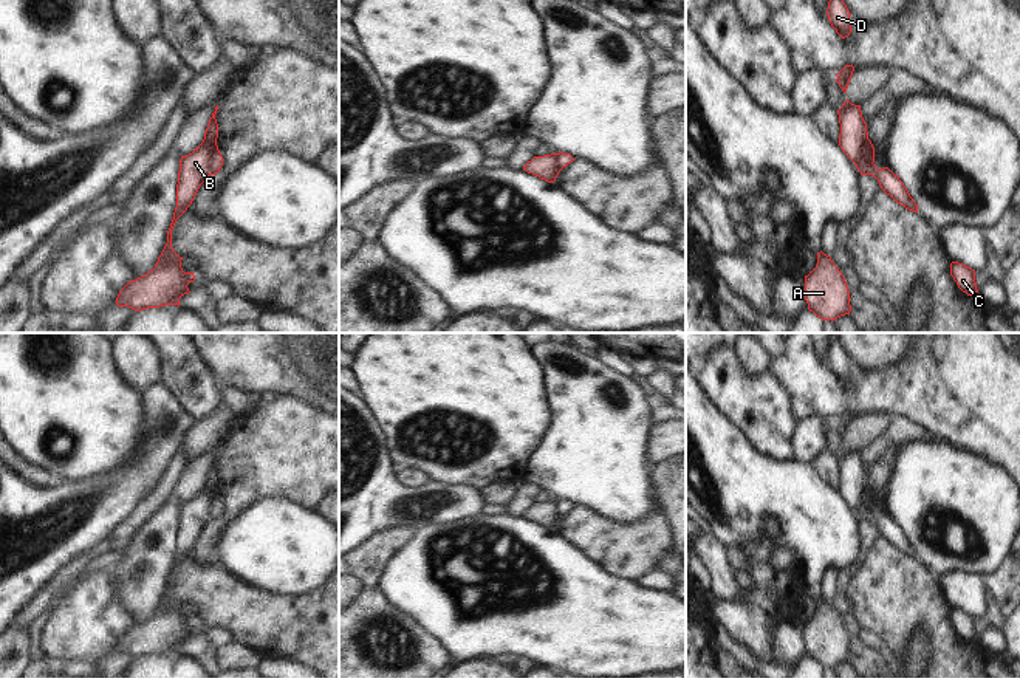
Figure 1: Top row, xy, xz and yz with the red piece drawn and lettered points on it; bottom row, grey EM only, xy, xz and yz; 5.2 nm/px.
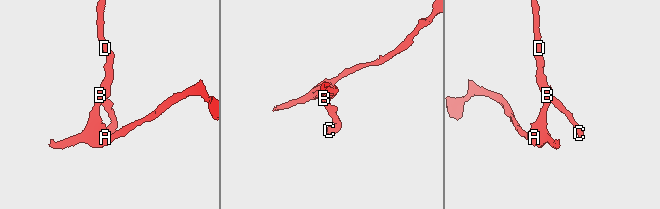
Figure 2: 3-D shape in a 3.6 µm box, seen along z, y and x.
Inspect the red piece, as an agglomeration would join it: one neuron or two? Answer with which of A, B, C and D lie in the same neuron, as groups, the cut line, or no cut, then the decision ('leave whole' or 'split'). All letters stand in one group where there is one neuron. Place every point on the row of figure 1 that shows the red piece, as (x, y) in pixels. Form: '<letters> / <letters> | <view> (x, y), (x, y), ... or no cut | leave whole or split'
A B / C D | xy (203, 141), (209, 150), (211, 174) | split

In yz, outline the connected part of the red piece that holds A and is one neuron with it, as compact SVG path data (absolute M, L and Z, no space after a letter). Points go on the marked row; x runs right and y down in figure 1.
M822 251L817 252L816 268L805 276L805 300L822 320L836 320L851 311L845 277Z

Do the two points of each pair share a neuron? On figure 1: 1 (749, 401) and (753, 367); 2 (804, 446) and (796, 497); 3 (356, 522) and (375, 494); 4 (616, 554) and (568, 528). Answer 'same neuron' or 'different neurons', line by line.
1: different neurons
2: different neurons
3: same neuron
4: same neuron

